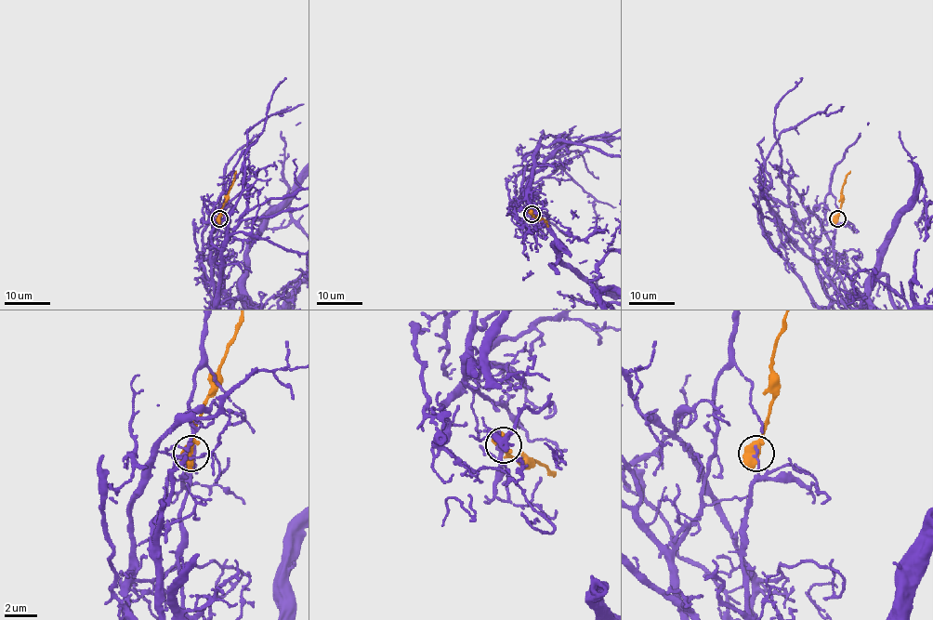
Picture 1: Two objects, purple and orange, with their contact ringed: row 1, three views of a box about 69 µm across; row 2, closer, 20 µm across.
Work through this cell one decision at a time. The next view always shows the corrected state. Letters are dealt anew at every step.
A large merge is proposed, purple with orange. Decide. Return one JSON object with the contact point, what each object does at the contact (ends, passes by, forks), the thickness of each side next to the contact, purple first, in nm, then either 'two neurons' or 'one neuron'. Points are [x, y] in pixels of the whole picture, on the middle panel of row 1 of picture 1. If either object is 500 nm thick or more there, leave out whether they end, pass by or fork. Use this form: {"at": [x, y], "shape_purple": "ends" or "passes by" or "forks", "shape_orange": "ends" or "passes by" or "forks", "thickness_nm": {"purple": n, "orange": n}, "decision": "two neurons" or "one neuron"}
{"at": [532, 214], "thickness_nm": {"purple": 170, "orange": 800}, "decision": "two neurons"}

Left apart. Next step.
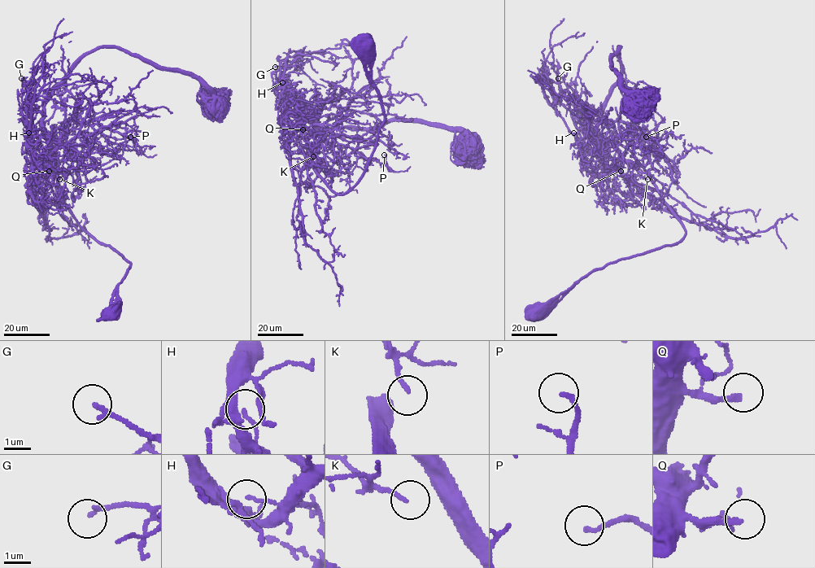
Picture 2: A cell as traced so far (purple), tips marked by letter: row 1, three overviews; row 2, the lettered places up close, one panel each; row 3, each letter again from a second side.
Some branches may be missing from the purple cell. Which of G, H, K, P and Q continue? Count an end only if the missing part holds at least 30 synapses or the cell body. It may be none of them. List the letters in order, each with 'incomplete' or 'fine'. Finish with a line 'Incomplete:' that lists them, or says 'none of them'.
G: incomplete
H: fine
K: fine
P: fine
Q: incomplete
Incomplete: G, Q

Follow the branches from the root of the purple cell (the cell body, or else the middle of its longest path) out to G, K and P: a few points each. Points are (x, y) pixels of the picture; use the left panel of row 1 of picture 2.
G: (112, 313), (130, 264), (94, 239), (63, 202), (43, 118), (35, 128), (21, 78)
K: (112, 313), (130, 264), (94, 239), (63, 202), (42, 117), (41, 176), (59, 179)
P: (112, 313), (130, 264), (94, 239), (63, 202), (41, 119), (79, 163), (95, 148), (135, 150), (130, 137)

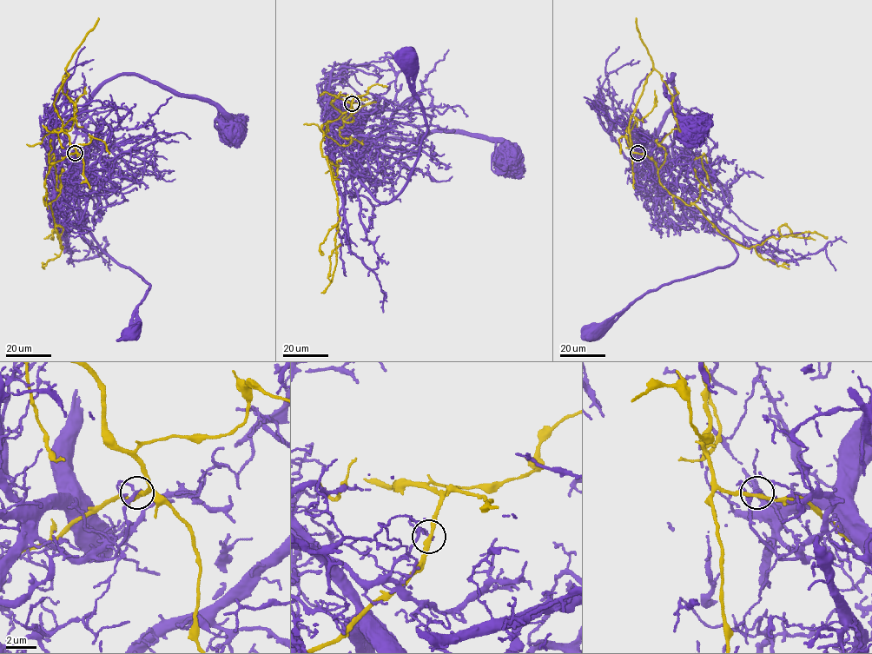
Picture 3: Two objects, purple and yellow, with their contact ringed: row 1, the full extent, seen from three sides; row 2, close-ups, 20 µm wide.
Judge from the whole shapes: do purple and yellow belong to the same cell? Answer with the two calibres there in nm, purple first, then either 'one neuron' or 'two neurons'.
180/260 nm | two neurons

